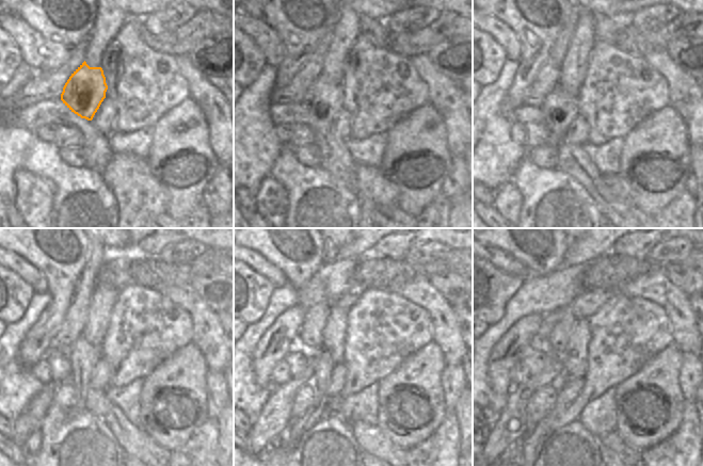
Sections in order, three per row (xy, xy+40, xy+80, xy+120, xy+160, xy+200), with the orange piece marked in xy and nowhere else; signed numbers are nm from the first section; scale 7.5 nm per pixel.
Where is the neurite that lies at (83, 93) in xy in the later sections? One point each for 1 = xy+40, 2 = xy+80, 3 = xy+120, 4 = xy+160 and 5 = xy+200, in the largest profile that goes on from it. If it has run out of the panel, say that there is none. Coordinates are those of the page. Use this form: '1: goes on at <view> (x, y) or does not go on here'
1: goes on at xy+40 (323, 101)
2: goes on at xy+80 (560, 109)
3: goes on at xy+120 (83, 356)
4: goes on at xy+160 (322, 364)
5: goes on at xy+200 (531, 444)

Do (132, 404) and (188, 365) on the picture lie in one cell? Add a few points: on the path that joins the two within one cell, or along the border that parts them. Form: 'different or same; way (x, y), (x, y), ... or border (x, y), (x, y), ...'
different; border (144, 379), (140, 392), (140, 417), (137, 424)

